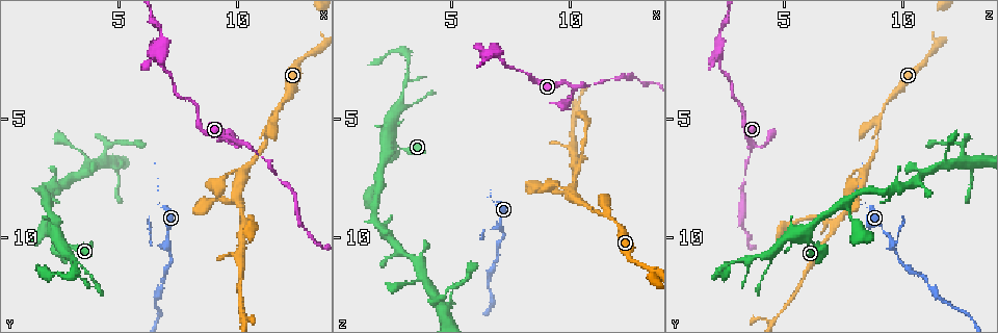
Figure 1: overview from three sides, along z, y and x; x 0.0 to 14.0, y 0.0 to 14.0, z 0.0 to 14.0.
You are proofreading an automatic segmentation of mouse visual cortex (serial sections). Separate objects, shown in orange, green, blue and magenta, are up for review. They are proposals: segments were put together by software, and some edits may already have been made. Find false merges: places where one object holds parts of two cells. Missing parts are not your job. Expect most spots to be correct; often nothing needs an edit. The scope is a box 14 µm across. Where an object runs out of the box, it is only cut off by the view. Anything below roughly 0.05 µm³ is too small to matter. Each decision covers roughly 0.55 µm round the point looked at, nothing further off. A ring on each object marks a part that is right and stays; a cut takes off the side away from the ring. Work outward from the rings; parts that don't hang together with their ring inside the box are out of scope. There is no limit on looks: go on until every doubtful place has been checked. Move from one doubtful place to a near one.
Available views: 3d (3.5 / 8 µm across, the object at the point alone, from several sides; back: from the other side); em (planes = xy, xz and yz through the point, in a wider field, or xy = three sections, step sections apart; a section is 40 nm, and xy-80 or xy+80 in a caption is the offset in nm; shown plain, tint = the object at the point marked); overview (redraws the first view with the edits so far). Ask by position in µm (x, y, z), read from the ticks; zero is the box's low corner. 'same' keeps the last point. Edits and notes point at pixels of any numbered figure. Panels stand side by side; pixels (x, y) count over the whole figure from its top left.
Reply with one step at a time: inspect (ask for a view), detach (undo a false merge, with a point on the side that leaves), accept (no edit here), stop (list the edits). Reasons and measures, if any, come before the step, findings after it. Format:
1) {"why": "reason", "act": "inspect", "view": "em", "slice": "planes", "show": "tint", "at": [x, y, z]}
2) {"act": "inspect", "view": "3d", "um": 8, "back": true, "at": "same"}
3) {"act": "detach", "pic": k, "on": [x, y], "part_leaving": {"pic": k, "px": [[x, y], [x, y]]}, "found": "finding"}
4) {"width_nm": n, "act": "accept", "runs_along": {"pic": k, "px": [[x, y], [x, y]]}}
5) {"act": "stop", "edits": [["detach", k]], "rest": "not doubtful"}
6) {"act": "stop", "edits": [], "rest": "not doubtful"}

{"why": "arms part here", "act": "inspect", "view": "3d", "um": 3.5, "at": [11.5, 5.0, 9.1]}

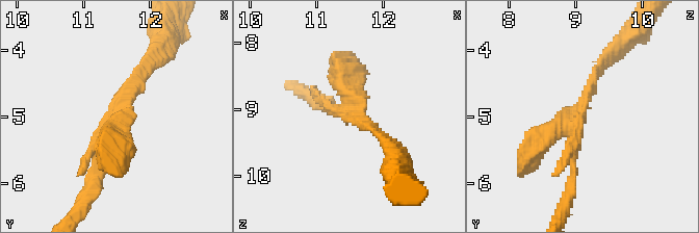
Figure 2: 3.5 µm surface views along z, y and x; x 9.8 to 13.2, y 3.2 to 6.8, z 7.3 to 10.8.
{"act": "inspect", "view": "em", "slice": "xy", "step": 5, "show": "tint", "at": [11.60, 5.05, 9.00]}

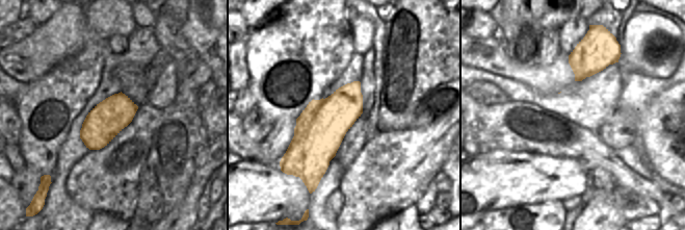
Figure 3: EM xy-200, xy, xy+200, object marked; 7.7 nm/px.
{"act": "accept", "runs_along": {"pic": 2, "px": [[151, 62], [106, 136], [97, 178]]}, "found": "continuous, no second cell"}

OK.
{"why": "abrupt turn", "act": "inspect", "view": "3d", "um": 3.5, "at": [6.7, 2.4, 2.3]}

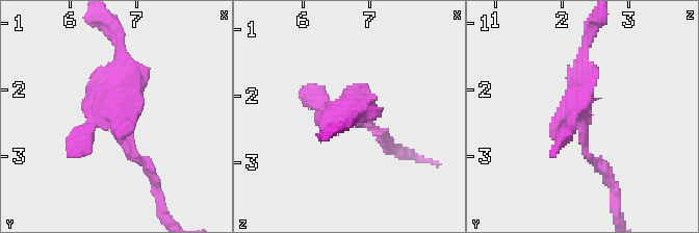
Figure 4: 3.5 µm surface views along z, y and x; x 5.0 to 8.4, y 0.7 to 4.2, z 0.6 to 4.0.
{"act": "accept", "found": "continuous, no second cell"}

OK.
{"why": "abrupt turn", "act": "inspect", "view": "3d", "um": 3.5, "at": [10.1, 6.1, 3.6]}

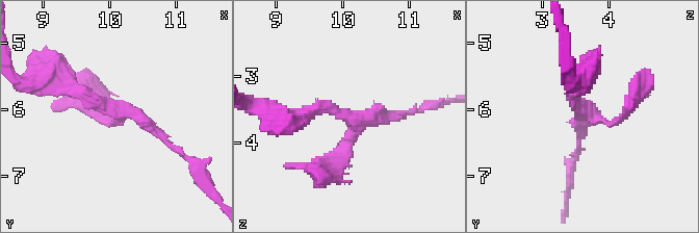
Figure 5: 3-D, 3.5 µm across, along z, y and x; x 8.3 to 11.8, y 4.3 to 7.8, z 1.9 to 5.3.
{"arms": 3, "arm_widths_nm": [100, 150, 200], "why": "need the tissue", "act": "inspect", "view": "em", "slice": "planes", "show": "plain", "at": [10.15, 6.00, 3.65]}

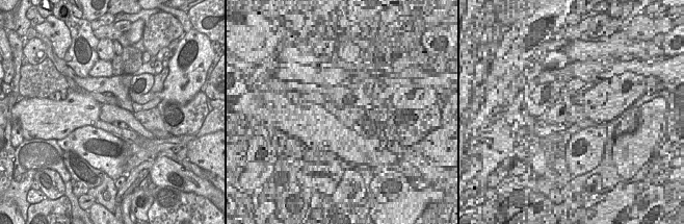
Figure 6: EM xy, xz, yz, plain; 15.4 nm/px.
{"act": "inspect", "view": "em", "slice": "planes", "show": "tint", "at": "same"}

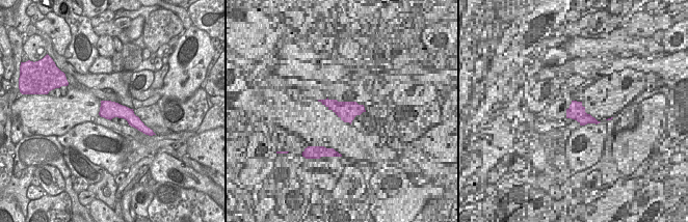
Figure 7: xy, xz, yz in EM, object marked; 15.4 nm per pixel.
{"act": "accept", "runs_along": {"pic": 5, "px": [[66, 79], [177, 150]]}, "found": "all the same cell"}

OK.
{"why": "thick turns thin", "act": "inspect", "view": "3d", "um": 8, "at": [9.7, 5.9, 4.3]}

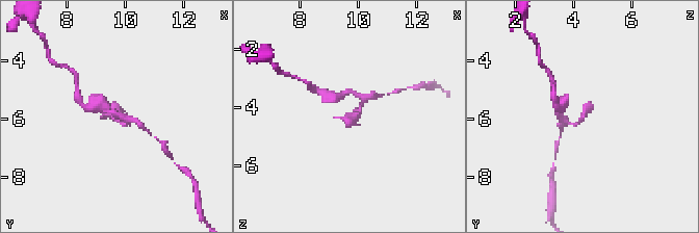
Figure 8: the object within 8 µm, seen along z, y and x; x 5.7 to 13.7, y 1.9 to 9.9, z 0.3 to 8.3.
{"act": "inspect", "view": "em", "slice": "xy", "step": 5, "show": "tint", "at": [9.7, 5.9, 4.4]}

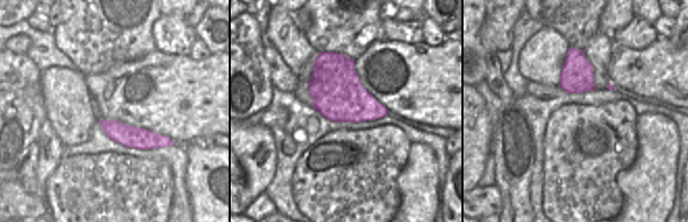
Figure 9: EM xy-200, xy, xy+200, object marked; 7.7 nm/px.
{"width_nm": 400, "act": "accept", "runs_along": {"pic": 8, "px": [[562, 120], [577, 124], [591, 102]]}, "found": "all the same cell"}

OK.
{"why": "three-way junction", "act": "inspect", "view": "3d", "um": 3.5, "at": [10.2, 9.3, 7.4]}

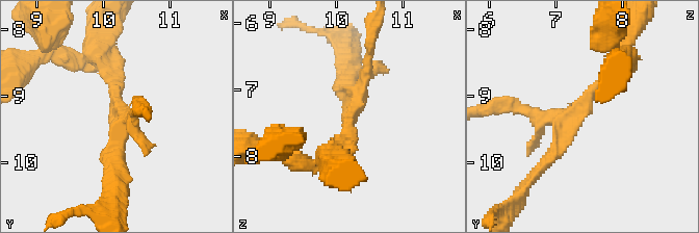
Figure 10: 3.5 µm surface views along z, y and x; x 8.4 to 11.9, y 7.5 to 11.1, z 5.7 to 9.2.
{"why": "shape alone is not enough", "act": "inspect", "view": "em", "slice": "xy", "step": 1, "show": "tint", "at": [10.25, 9.35, 7.25]}

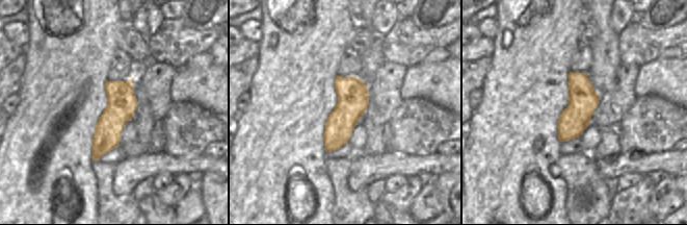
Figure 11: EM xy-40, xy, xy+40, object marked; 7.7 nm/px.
{"act": "accept", "runs_along": {"pic": 10, "px": [[618, 65], [586, 99], [533, 176]]}, "found": "all the same cell"}

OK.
{"act": "stop", "edits": [], "rest": "not doubtful"}

